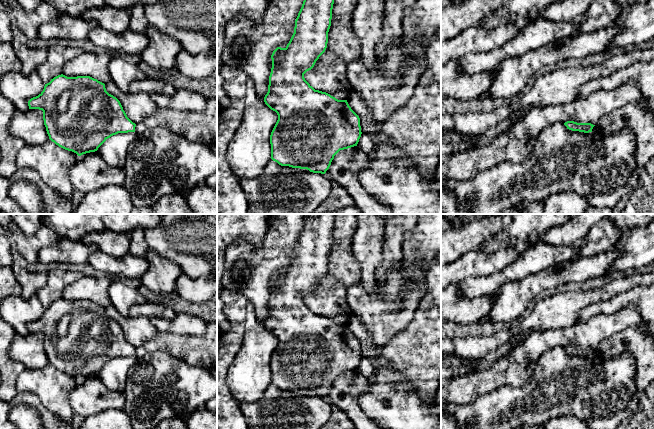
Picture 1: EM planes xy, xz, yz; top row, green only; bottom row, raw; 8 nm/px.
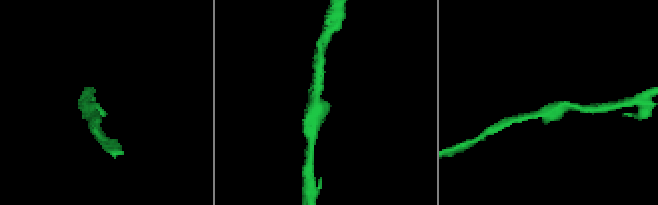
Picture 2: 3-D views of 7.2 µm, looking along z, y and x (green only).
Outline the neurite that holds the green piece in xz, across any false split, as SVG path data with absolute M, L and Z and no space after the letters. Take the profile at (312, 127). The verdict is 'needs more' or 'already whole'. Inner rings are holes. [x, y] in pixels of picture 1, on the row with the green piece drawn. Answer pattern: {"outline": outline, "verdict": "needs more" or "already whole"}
{"outline": "M304 0L295 20L294 33L285 48L277 47L272 55L265 104L278 115L278 120L270 135L271 159L281 166L307 169L313 173L325 174L334 156L344 149L357 146L361 137L359 116L351 109L347 100L338 100L326 92L315 90L304 78L319 57L325 52L328 32L331 26L334 0Z", "verdict": "already whole"}

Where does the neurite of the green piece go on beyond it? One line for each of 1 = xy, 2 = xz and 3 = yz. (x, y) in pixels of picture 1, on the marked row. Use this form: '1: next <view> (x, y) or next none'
1: next none
2: next none
3: next none

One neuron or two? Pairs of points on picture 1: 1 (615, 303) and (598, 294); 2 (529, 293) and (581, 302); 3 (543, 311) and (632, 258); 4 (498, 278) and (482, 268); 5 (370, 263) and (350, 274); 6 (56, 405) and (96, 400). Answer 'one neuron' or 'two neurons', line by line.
1: two neurons
2: two neurons
3: two neurons
4: two neurons
5: two neurons
6: two neurons

